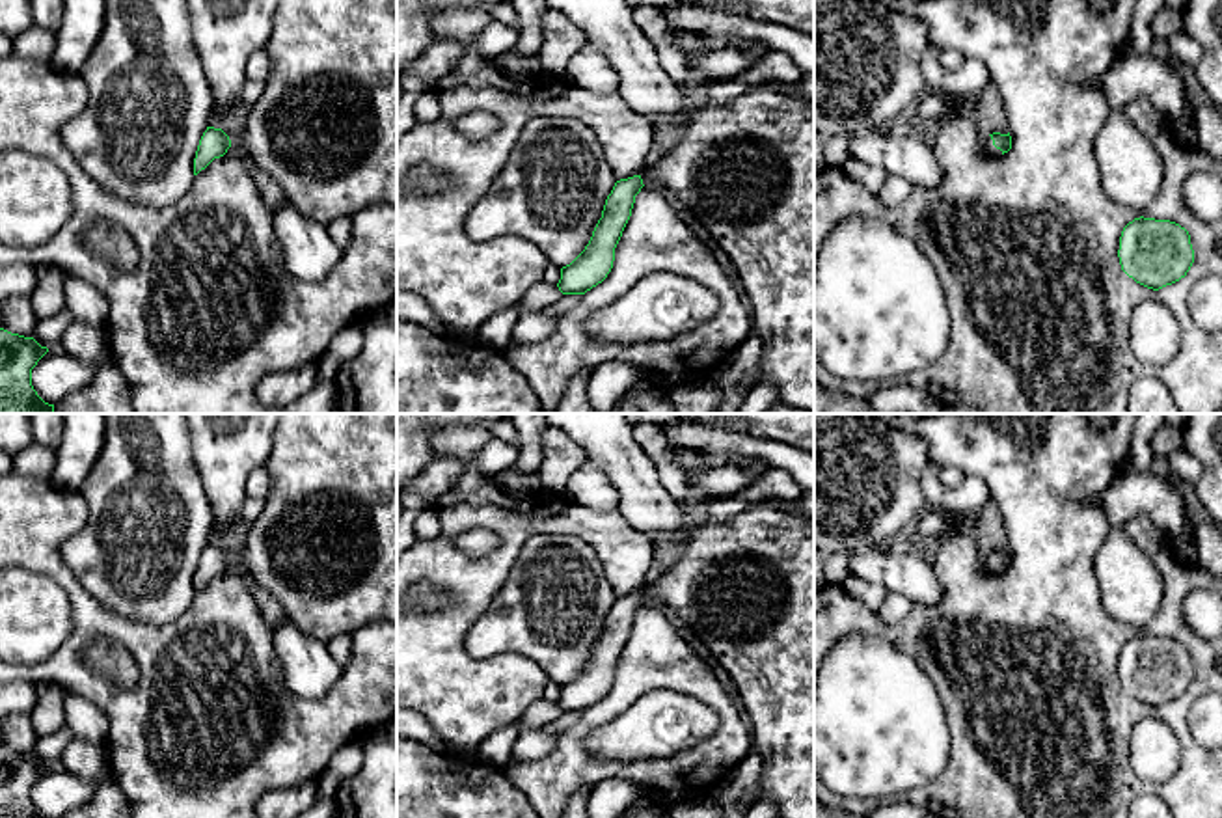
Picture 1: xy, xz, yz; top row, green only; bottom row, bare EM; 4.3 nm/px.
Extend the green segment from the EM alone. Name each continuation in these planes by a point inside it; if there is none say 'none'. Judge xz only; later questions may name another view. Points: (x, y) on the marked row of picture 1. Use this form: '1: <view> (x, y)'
1: xz (746, 168)

